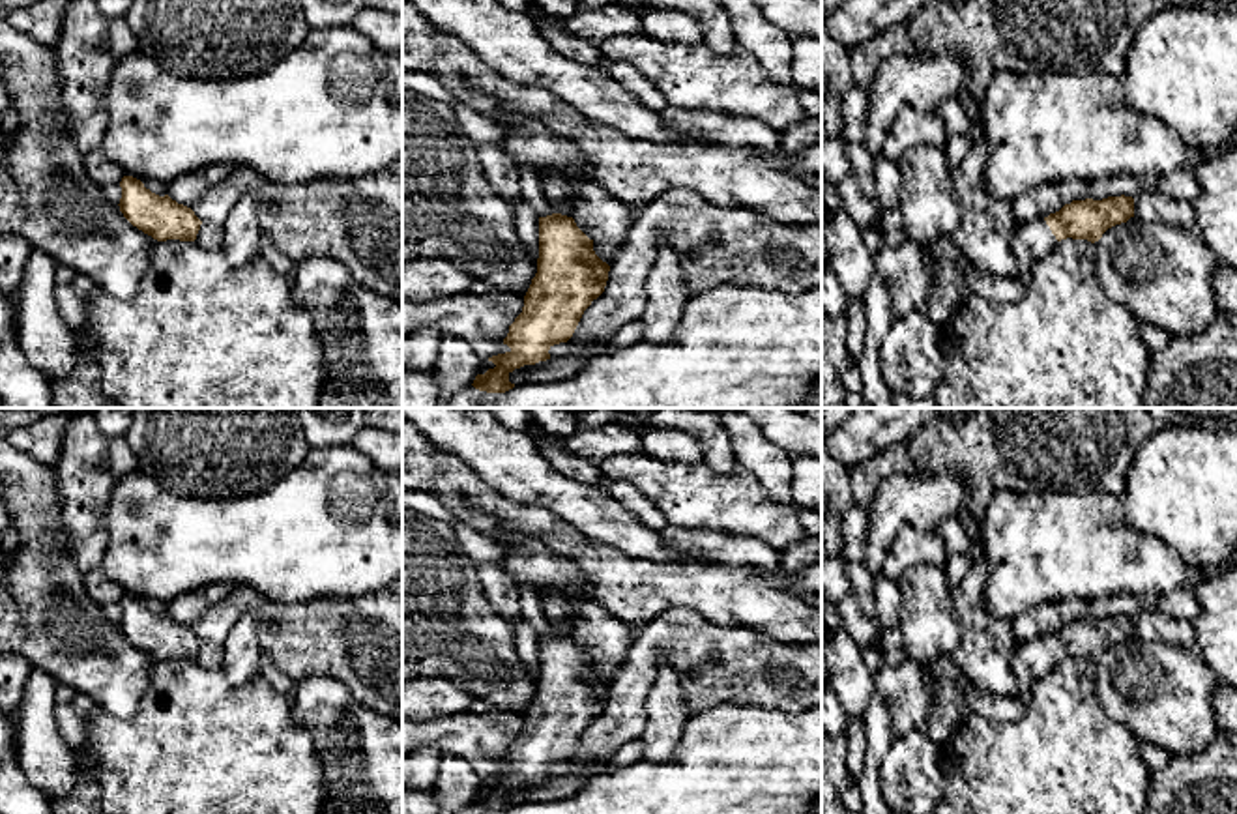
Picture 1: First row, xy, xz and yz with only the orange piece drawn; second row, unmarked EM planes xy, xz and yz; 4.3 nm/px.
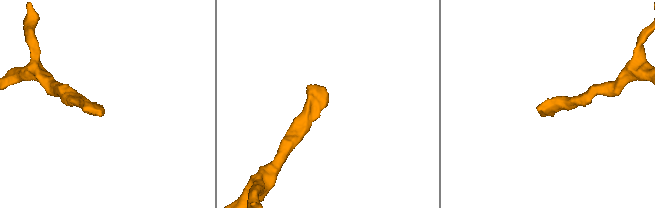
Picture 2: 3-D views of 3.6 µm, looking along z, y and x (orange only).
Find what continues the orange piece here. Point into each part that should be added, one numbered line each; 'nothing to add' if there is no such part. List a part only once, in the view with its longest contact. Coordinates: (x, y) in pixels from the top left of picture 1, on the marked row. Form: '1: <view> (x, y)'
1: yz (1033, 240)

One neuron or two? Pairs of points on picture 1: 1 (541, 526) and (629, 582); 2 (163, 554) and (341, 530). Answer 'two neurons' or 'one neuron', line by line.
1: one neuron
2: one neuron

